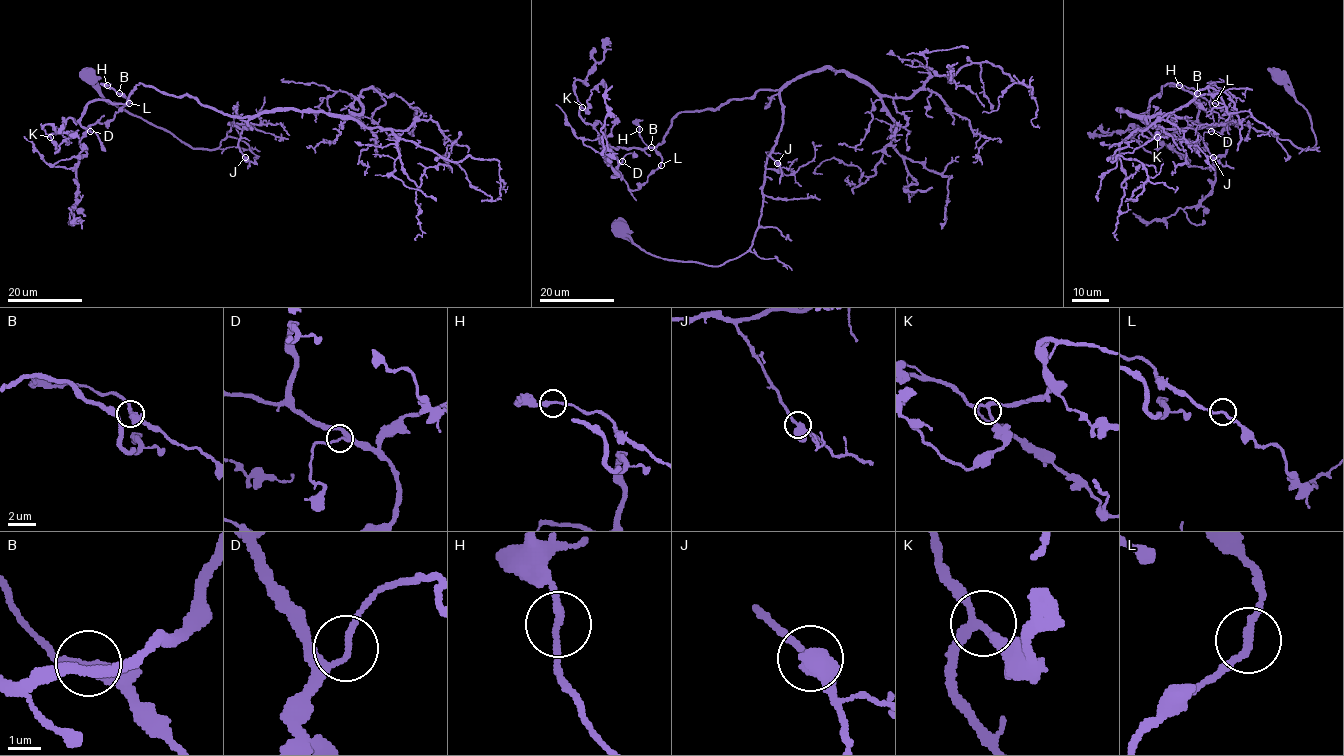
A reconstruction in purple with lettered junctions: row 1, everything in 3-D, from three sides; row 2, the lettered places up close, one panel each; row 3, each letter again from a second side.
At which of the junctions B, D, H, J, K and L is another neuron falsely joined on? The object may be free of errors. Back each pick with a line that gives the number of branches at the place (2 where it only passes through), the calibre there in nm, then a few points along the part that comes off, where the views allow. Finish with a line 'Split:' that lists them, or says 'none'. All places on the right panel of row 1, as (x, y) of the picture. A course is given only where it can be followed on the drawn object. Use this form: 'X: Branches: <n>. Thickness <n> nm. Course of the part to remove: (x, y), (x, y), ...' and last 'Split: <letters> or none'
Split: none

